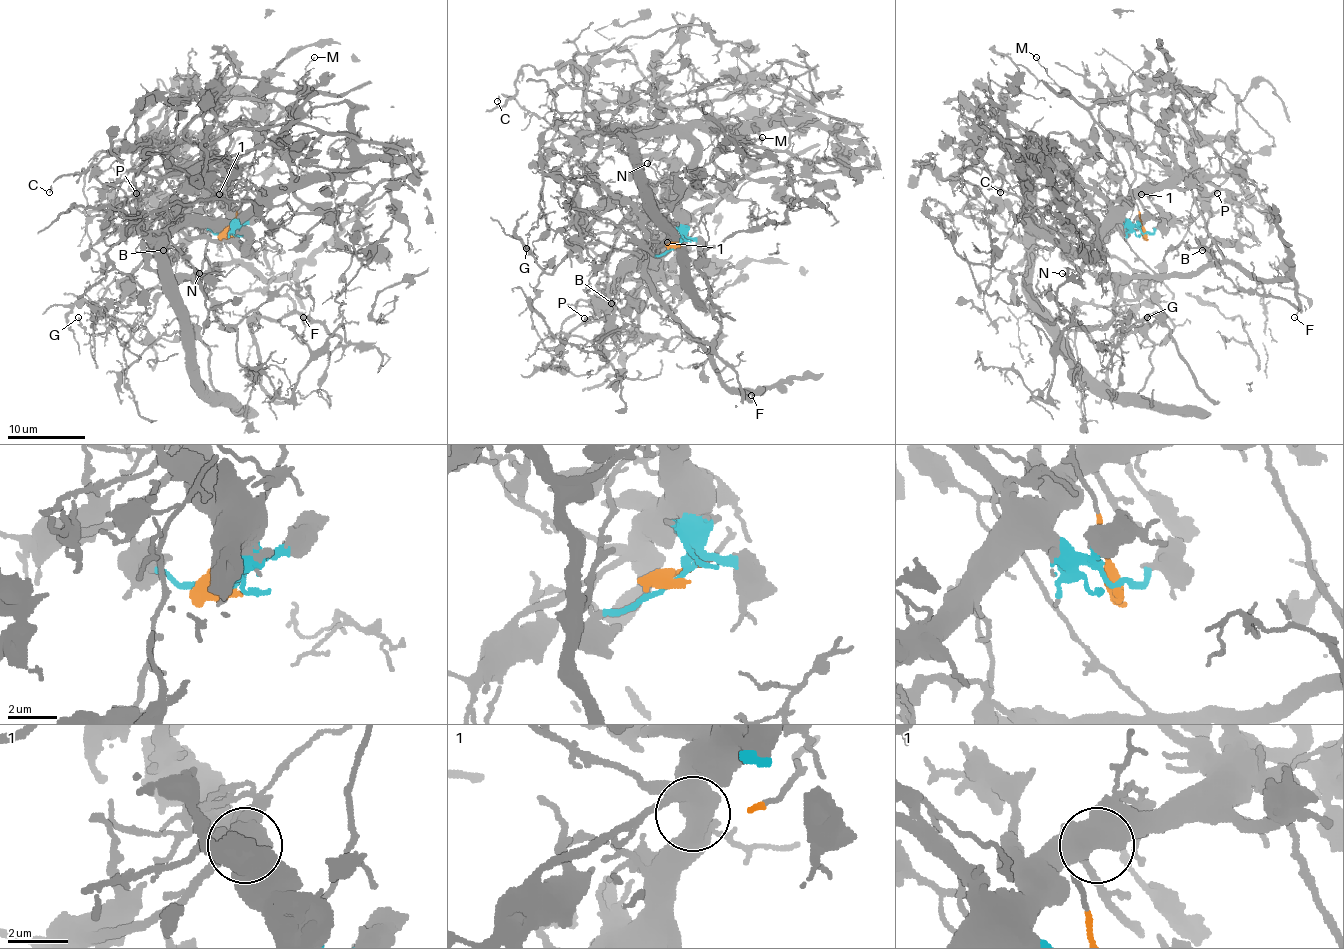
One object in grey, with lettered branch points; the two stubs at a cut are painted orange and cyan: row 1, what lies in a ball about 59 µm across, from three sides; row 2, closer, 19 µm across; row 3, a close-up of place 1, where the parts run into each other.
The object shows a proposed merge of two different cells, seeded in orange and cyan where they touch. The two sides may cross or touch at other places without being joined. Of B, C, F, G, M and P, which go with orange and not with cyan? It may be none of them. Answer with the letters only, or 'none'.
F, G, M

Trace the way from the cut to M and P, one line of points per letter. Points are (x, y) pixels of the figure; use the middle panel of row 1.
M: (677, 246), (694, 233), (704, 215), (754, 167), (746, 155), (762, 138)
P: (677, 246), (677, 225), (667, 234), (663, 256), (638, 279), (619, 279), (609, 289), (609, 310), (584, 318)

